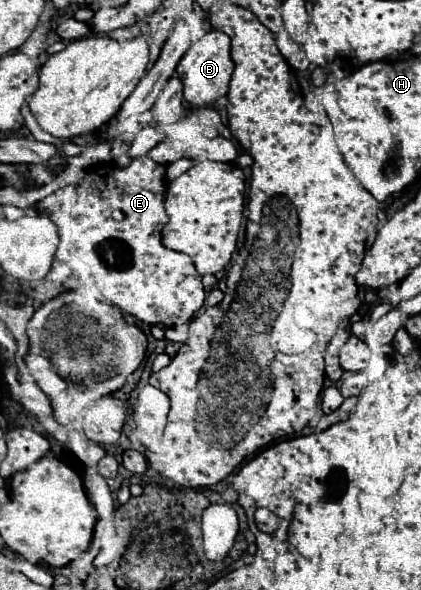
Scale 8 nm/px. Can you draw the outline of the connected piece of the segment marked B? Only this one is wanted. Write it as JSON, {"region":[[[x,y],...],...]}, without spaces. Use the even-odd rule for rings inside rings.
{"region":[[[210,29],[202,39],[190,45],[176,67],[177,76],[184,81],[184,99],[192,107],[201,107],[214,103],[228,93],[228,81],[232,75],[230,59],[230,37],[222,31]]]}

